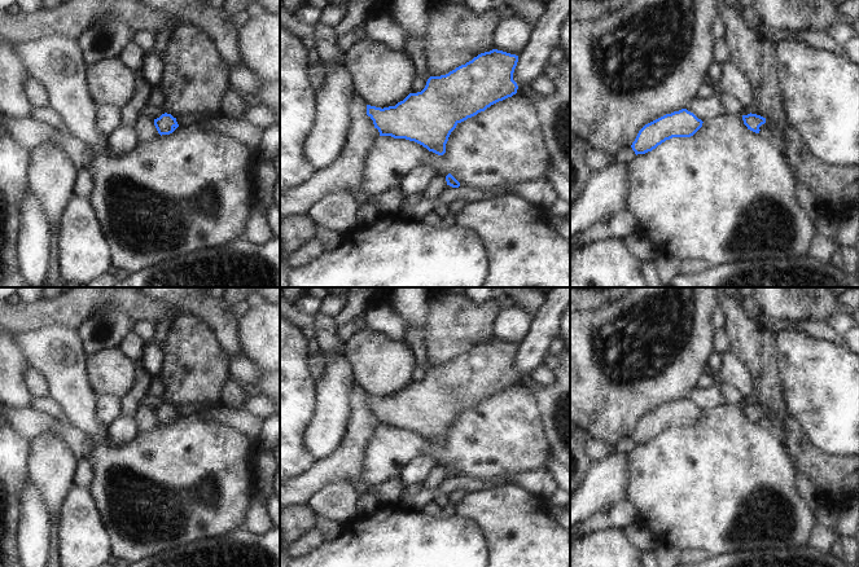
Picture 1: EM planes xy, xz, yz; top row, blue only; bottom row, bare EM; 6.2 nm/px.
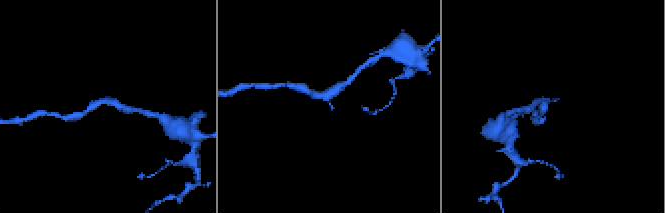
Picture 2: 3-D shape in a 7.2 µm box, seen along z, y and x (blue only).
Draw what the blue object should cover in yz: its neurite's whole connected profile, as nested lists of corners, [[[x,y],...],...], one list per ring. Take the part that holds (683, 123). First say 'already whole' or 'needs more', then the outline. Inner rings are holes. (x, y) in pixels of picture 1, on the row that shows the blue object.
already whole | [[[687,109],[666,114],[648,124],[637,133],[631,148],[635,154],[645,154],[672,137],[691,137],[701,127],[702,120]]]

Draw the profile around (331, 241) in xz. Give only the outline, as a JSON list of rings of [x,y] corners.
[[[316,227],[316,233],[314,238],[319,239],[323,243],[326,252],[332,252],[342,246],[346,236],[332,232],[323,227]]]

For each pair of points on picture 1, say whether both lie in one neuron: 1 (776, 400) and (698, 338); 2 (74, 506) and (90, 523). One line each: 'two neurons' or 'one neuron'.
1: two neurons
2: one neuron

